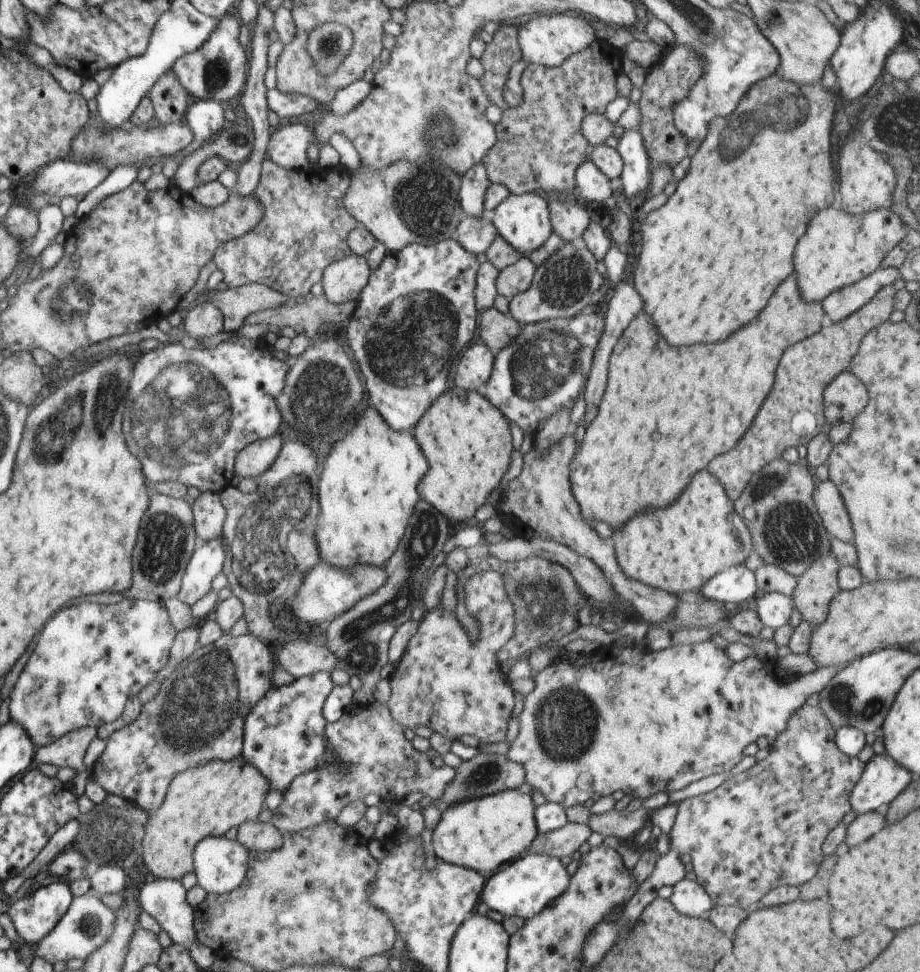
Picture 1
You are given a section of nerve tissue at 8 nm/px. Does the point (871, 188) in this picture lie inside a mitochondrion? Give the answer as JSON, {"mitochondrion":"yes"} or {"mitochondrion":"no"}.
{"mitochondrion":"no"}

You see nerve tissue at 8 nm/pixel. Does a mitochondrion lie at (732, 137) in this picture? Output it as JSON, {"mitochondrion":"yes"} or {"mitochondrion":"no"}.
{"mitochondrion":"yes"}

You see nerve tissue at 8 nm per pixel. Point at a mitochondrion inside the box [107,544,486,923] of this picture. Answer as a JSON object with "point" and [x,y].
{"point":[199,702]}

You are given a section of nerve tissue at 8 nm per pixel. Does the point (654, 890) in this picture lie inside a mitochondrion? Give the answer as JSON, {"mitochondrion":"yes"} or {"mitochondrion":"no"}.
{"mitochondrion":"no"}

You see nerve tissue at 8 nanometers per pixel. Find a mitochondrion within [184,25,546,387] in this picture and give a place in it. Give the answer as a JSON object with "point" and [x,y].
{"point":[440,124]}

